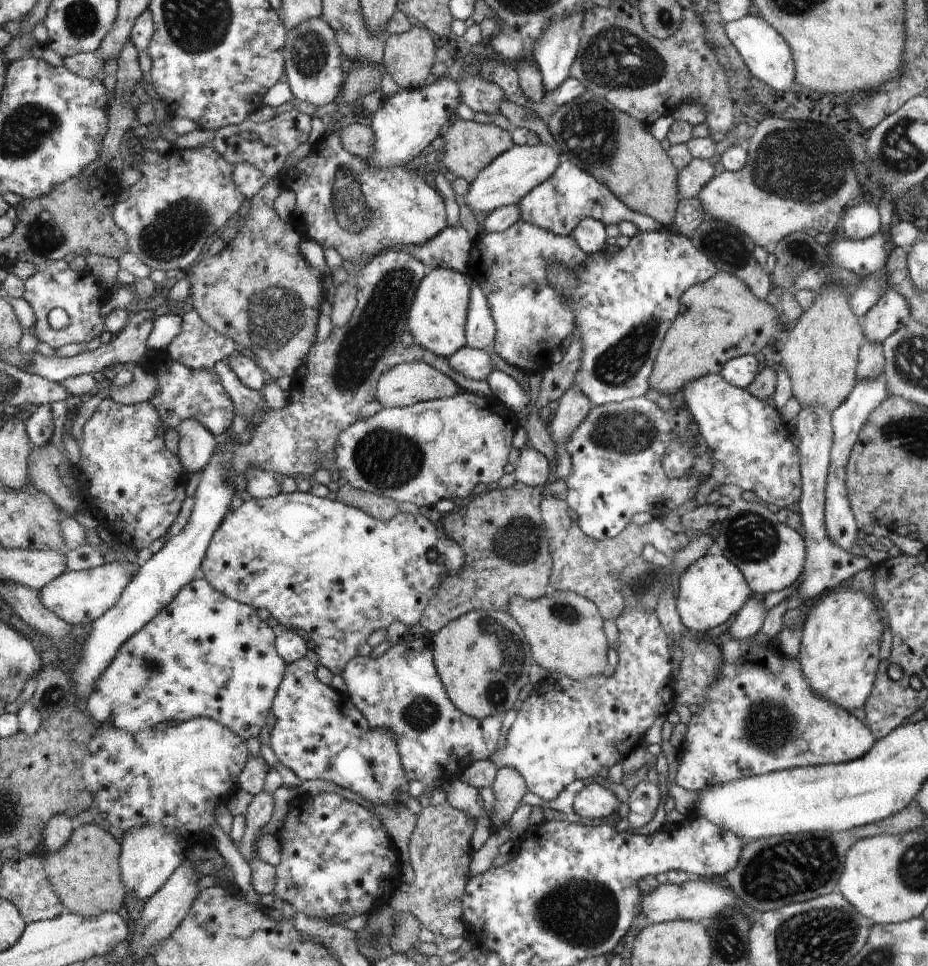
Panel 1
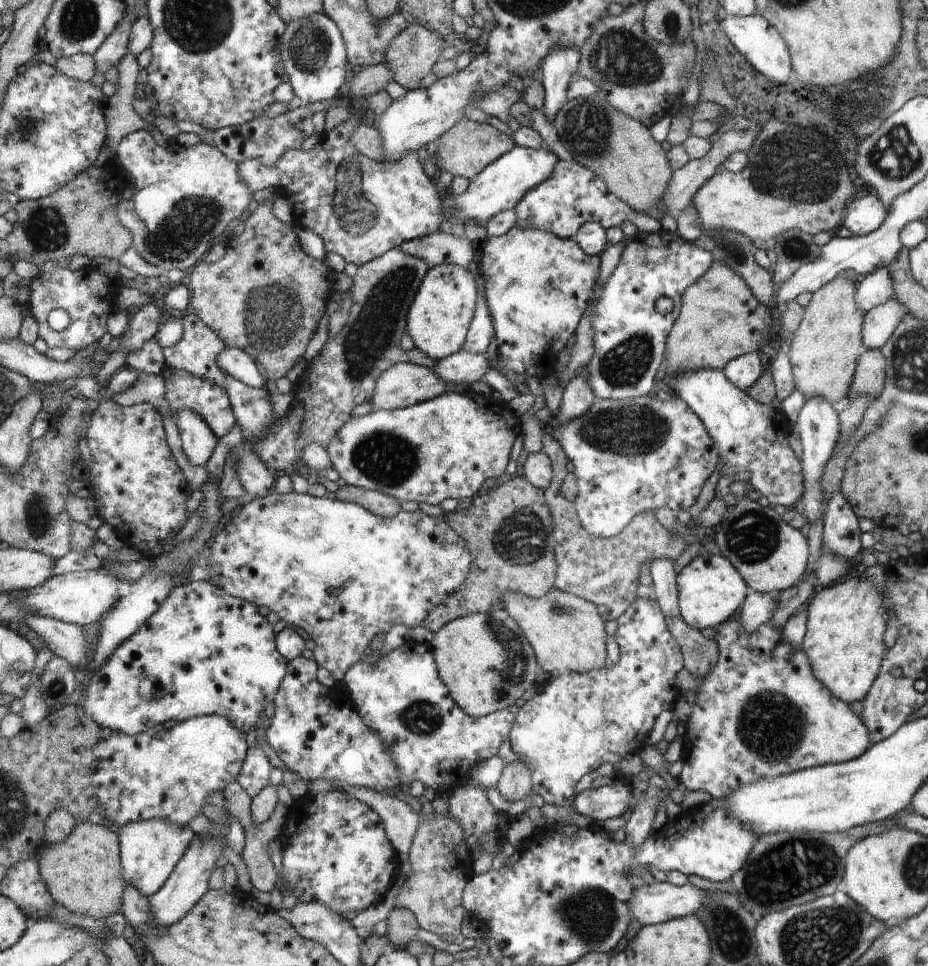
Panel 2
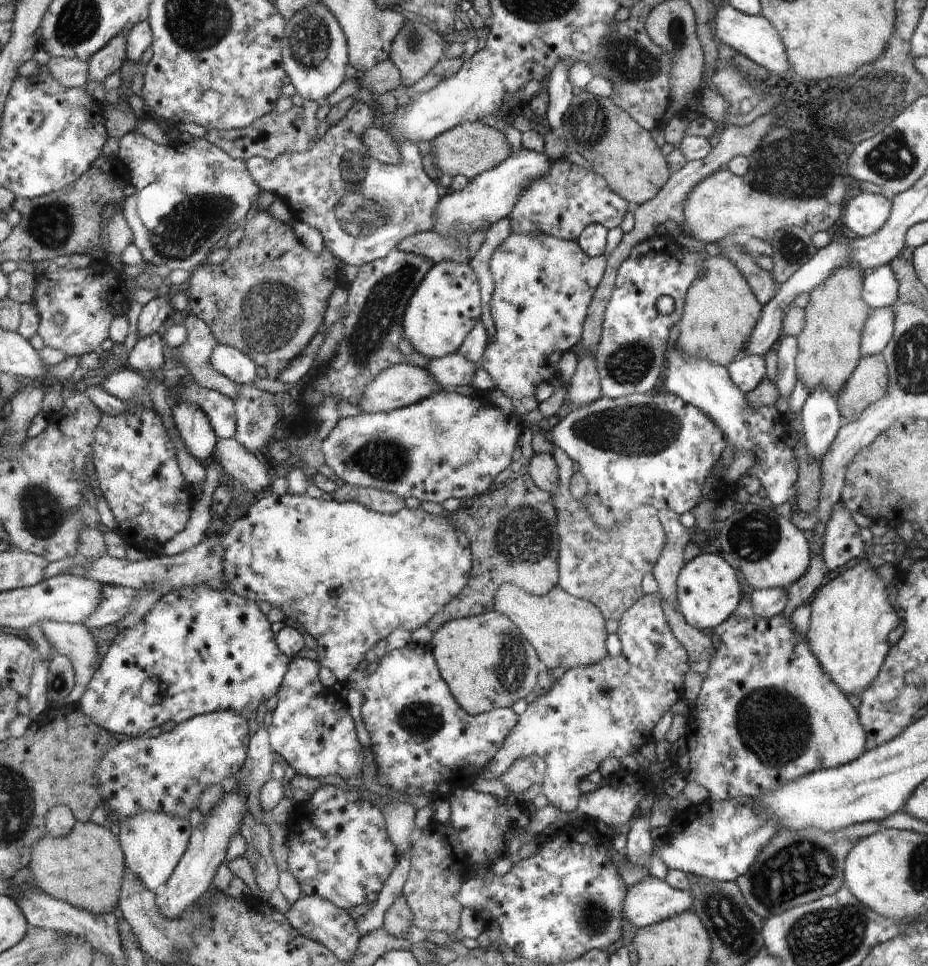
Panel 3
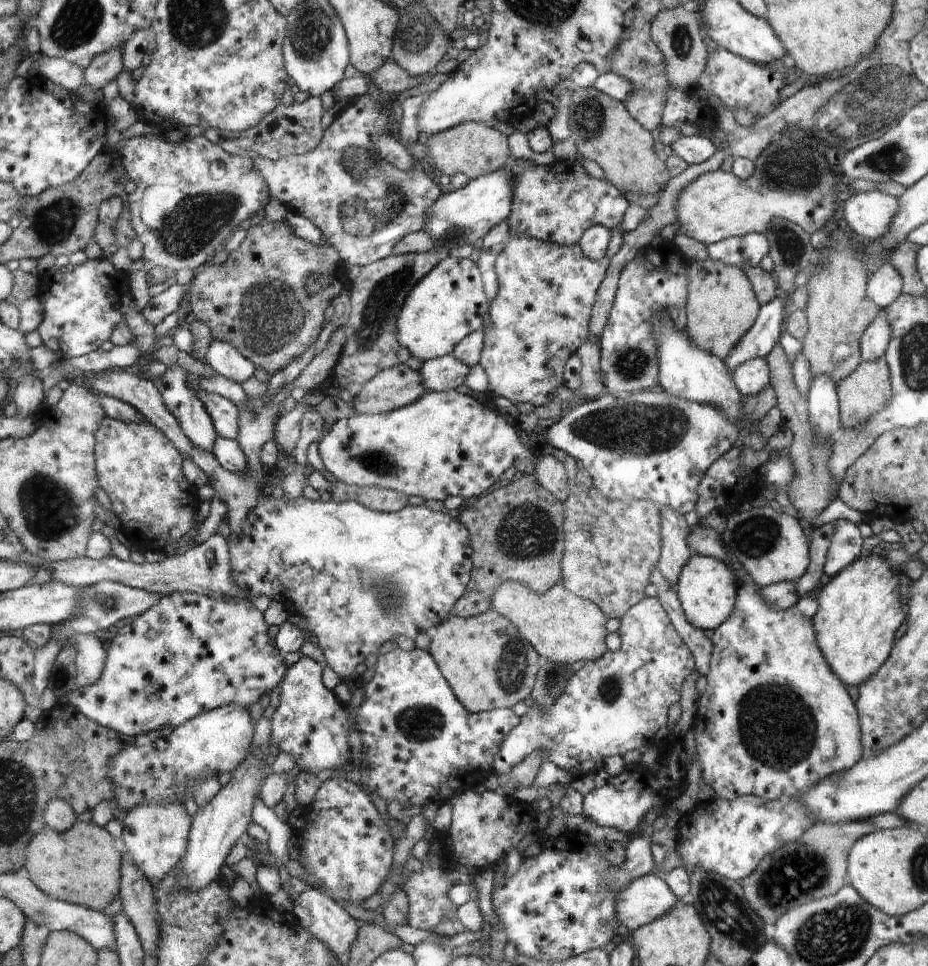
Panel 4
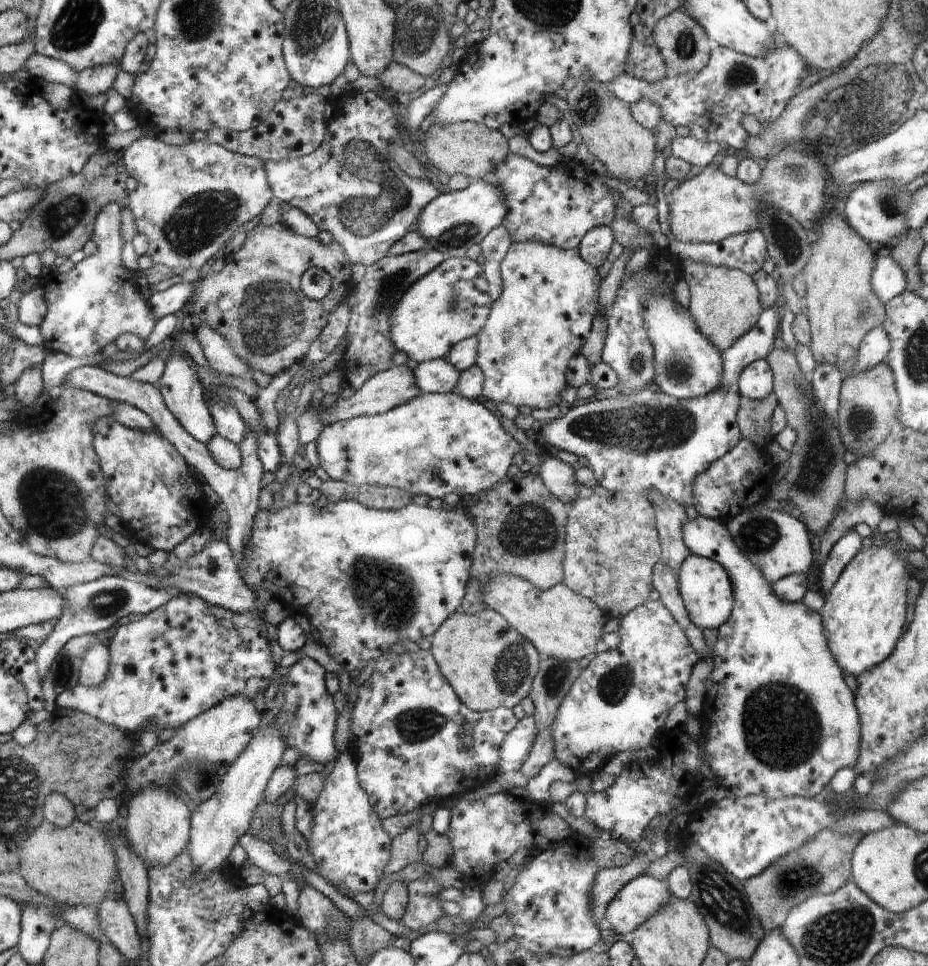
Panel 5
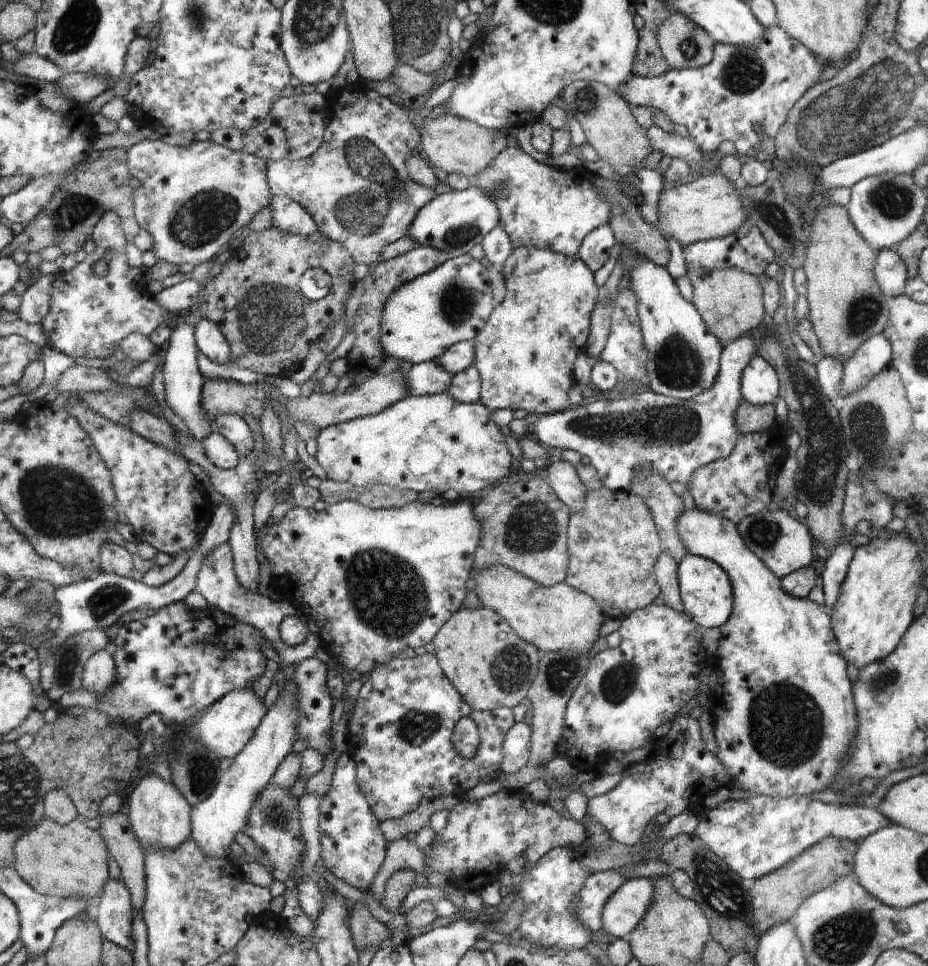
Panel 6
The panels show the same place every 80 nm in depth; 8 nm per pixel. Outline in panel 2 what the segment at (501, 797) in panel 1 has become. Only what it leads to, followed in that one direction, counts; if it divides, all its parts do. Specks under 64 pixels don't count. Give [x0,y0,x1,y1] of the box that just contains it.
[497,760,532,801]

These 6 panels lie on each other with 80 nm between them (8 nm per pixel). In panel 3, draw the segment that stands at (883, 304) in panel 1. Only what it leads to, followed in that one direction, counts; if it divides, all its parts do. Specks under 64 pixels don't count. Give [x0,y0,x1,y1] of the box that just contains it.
[861,307,894,356]

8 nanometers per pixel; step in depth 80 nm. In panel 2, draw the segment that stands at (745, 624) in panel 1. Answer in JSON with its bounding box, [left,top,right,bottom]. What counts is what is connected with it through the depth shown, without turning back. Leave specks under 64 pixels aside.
[739,592,777,631]

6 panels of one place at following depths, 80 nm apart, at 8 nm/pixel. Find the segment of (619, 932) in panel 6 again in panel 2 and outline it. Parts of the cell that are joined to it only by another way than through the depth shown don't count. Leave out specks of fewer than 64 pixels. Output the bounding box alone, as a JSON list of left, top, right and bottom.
[629,881,706,926]

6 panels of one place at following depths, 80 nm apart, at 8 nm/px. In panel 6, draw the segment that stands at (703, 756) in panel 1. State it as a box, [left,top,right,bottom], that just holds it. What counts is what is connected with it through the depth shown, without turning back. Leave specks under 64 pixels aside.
[677,509,858,797]

